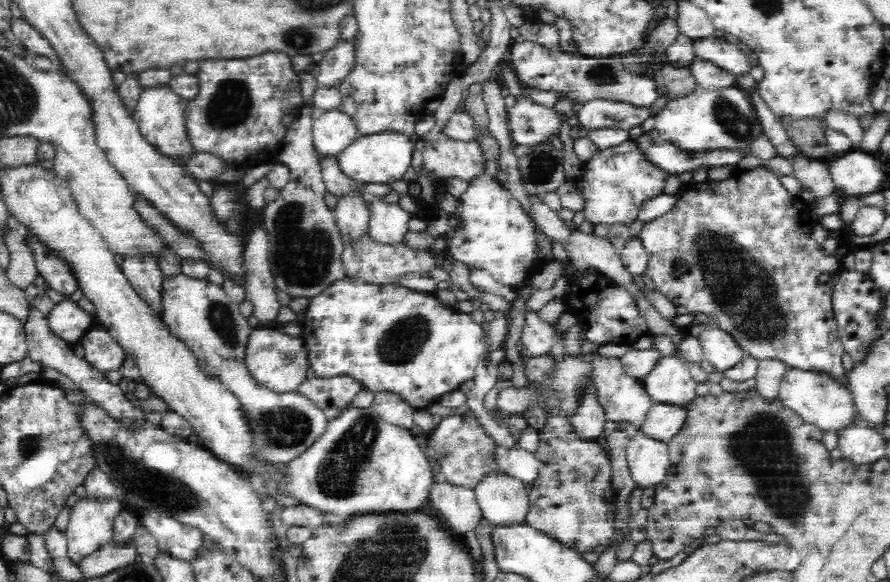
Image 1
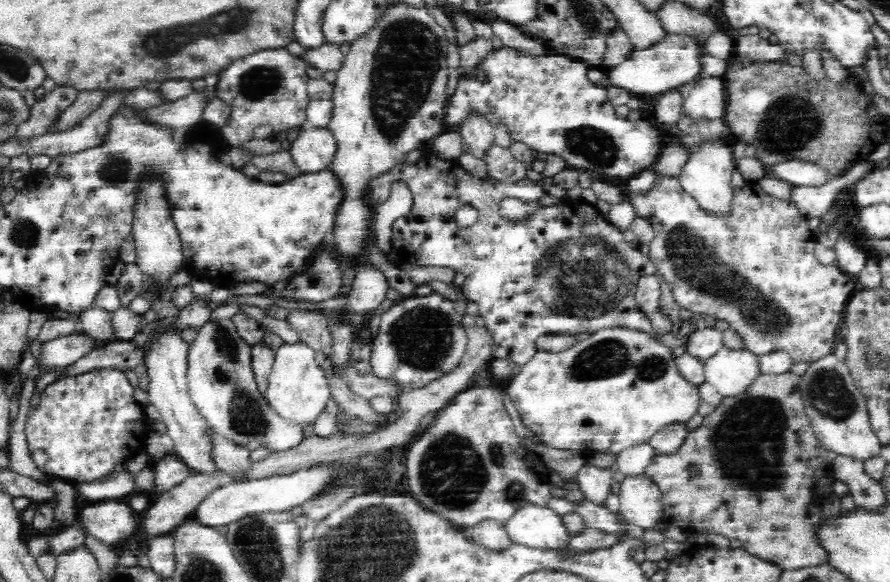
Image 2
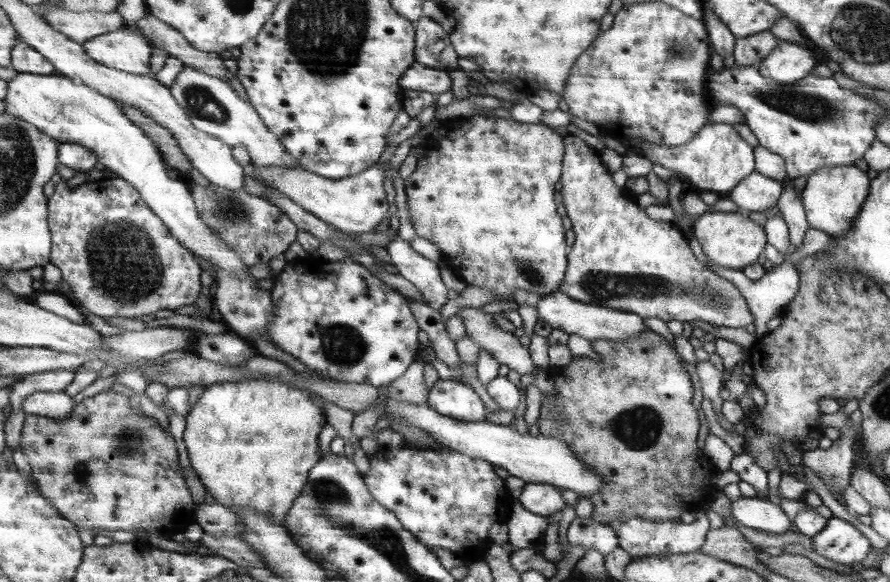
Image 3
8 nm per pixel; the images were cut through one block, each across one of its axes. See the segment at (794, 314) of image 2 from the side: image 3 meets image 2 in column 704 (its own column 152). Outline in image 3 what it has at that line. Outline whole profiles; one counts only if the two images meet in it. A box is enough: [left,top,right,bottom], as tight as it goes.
[48,176,202,320]

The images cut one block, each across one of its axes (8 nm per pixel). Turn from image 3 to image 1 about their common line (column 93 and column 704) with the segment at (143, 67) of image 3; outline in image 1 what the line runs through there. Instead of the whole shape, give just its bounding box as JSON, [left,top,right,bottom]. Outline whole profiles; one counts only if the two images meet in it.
[694,34,752,76]

